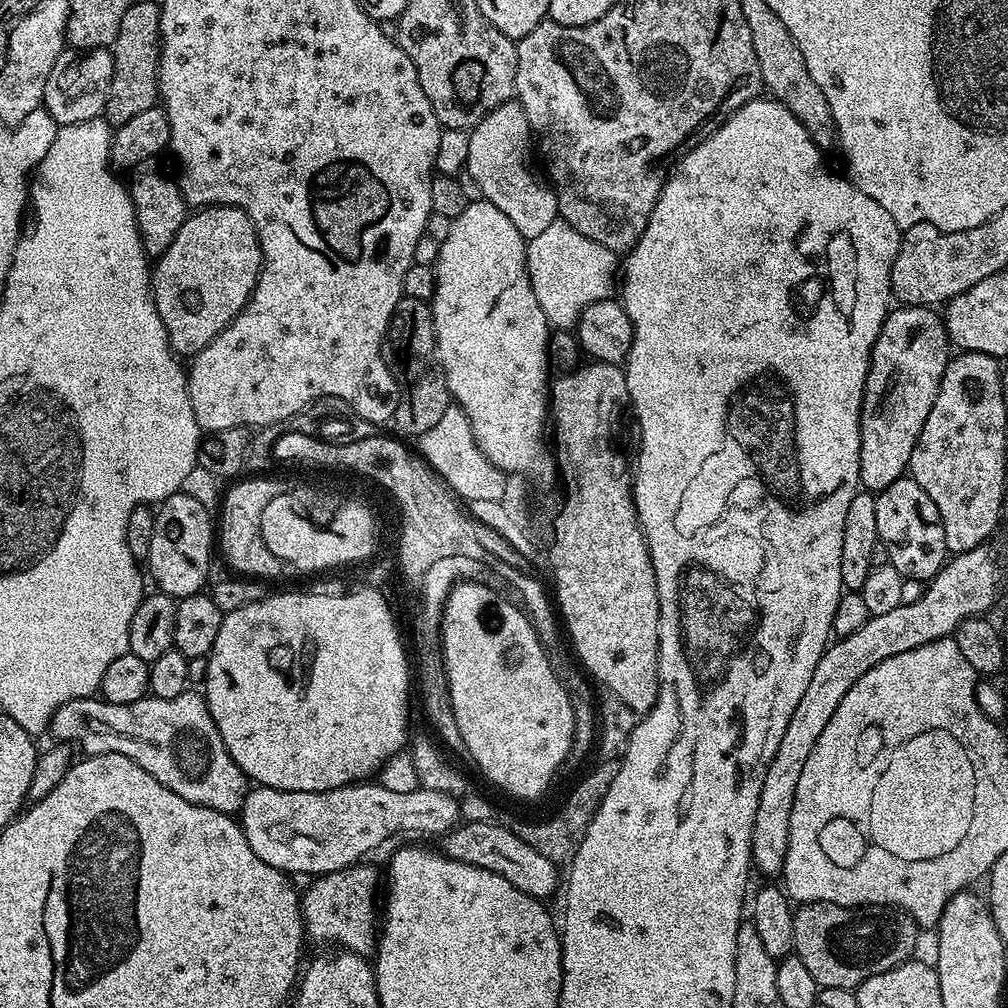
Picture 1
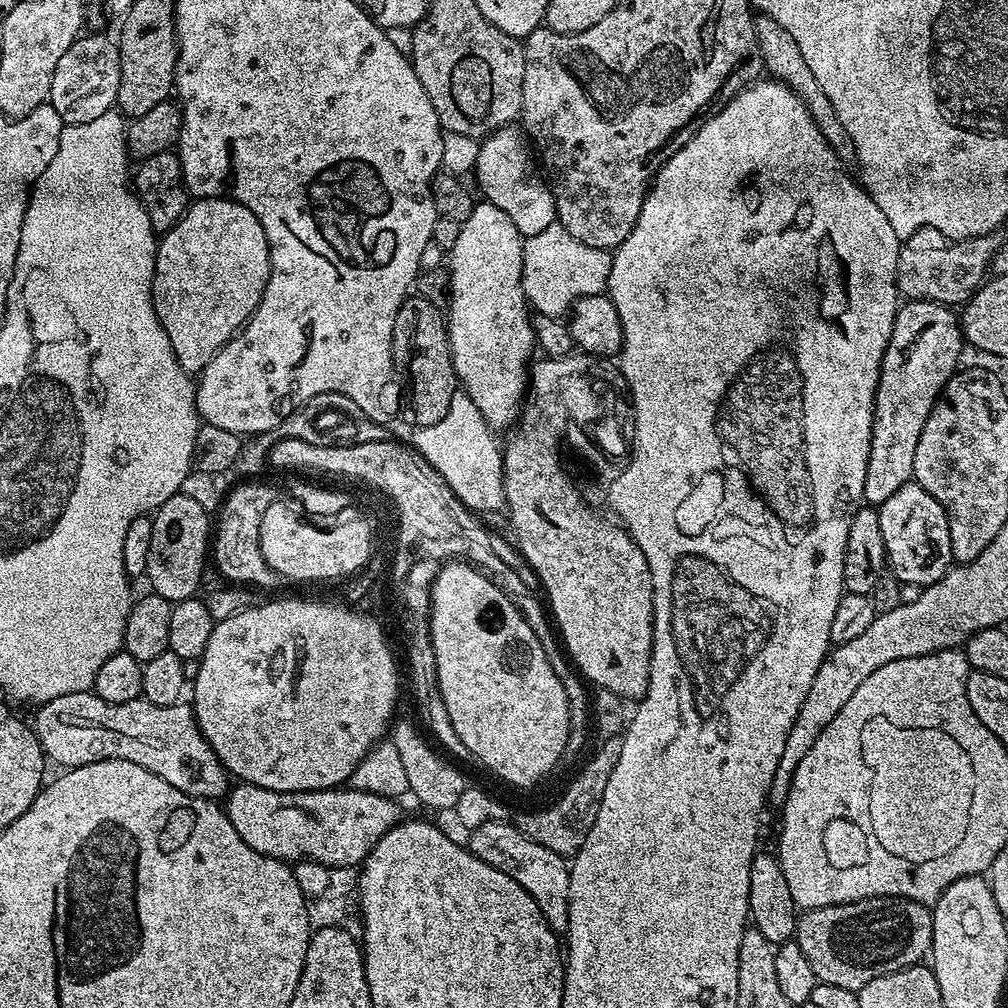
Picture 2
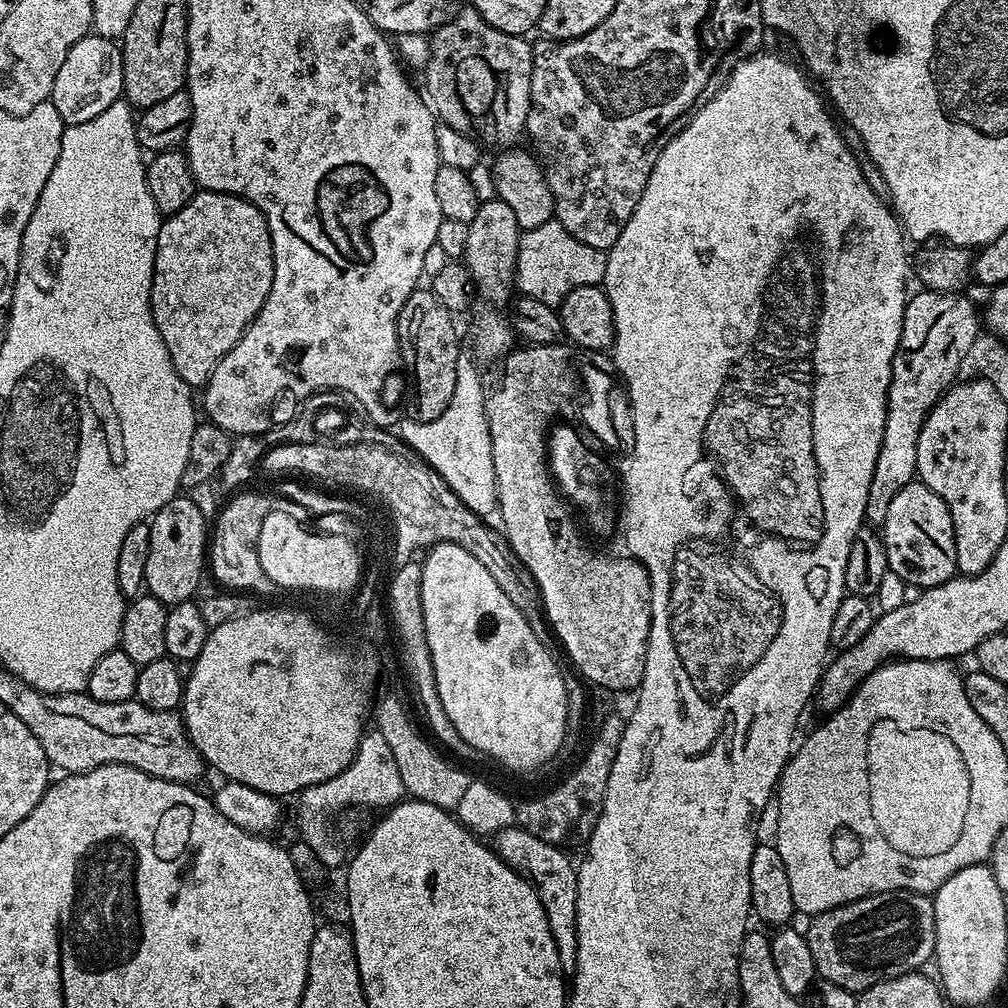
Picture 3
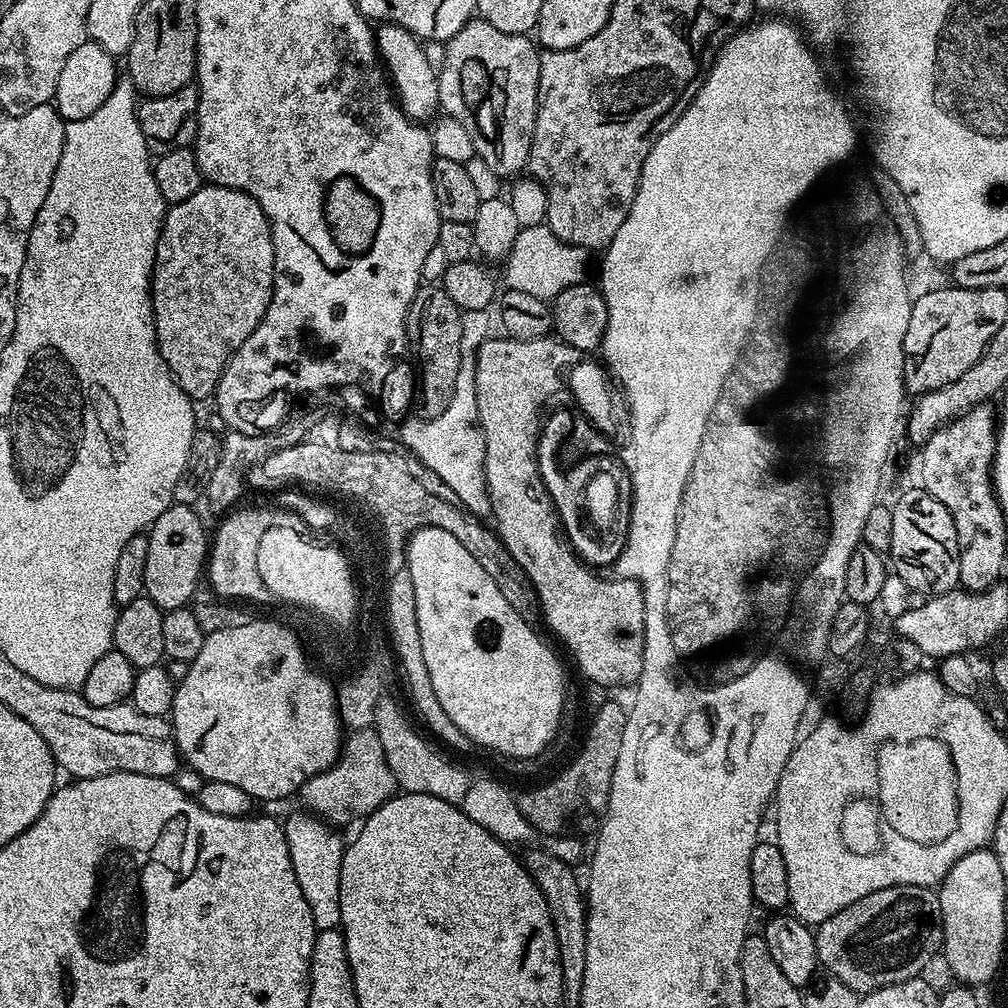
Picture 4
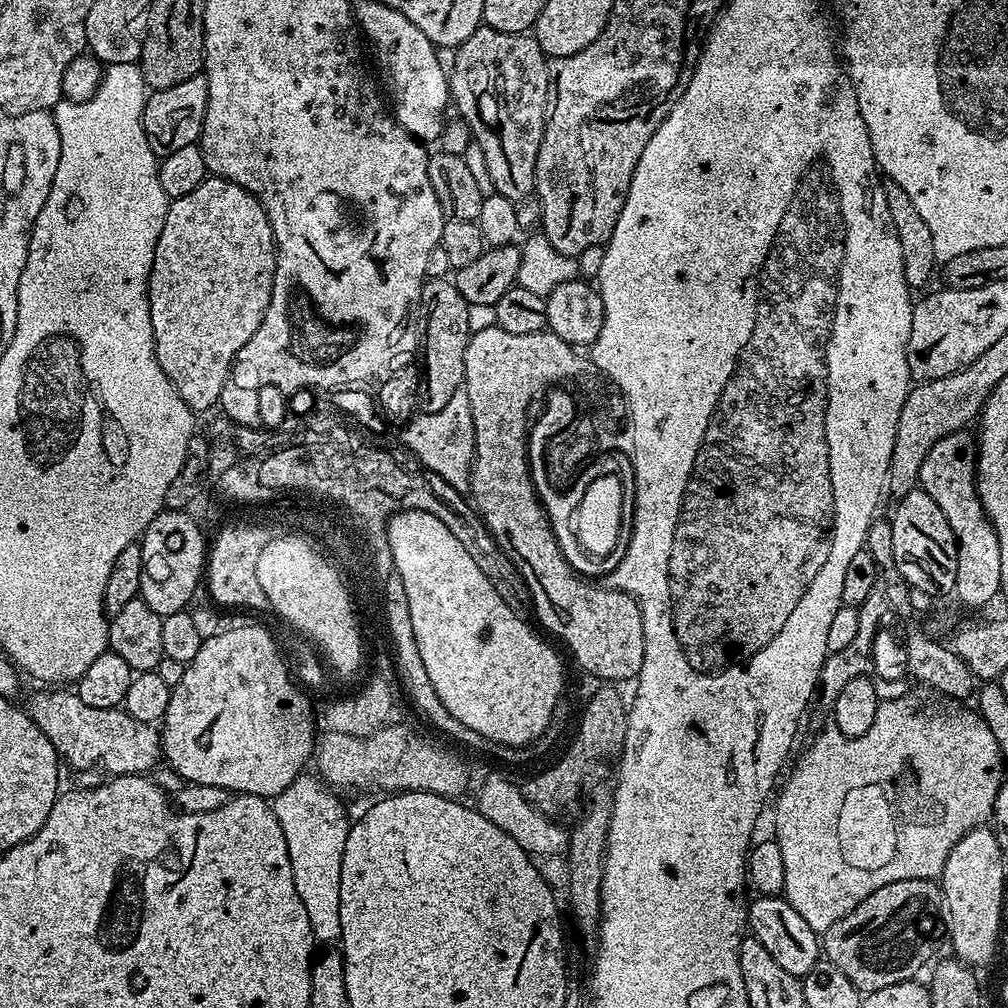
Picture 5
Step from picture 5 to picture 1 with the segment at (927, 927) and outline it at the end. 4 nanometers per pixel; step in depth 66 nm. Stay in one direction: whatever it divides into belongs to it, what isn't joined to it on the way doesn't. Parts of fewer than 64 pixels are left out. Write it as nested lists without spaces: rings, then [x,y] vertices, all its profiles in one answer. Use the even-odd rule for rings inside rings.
[[[802,904],[793,911],[794,954],[802,958],[806,970],[820,988],[842,986],[855,990],[862,981],[872,974],[882,974],[894,966],[903,964],[913,955],[916,948],[918,925],[906,912],[894,907],[865,906],[843,908],[837,904]]]

